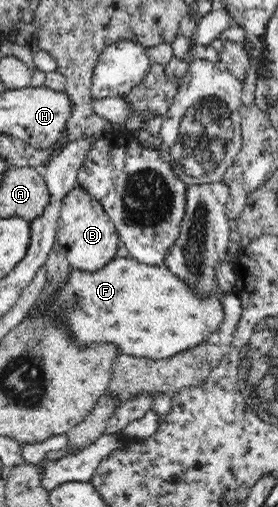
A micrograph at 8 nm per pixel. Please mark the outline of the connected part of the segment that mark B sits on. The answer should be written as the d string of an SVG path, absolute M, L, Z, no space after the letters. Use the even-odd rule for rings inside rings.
M77 184L62 201L56 241L71 268L95 271L116 257L120 237L103 206L83 186Z

